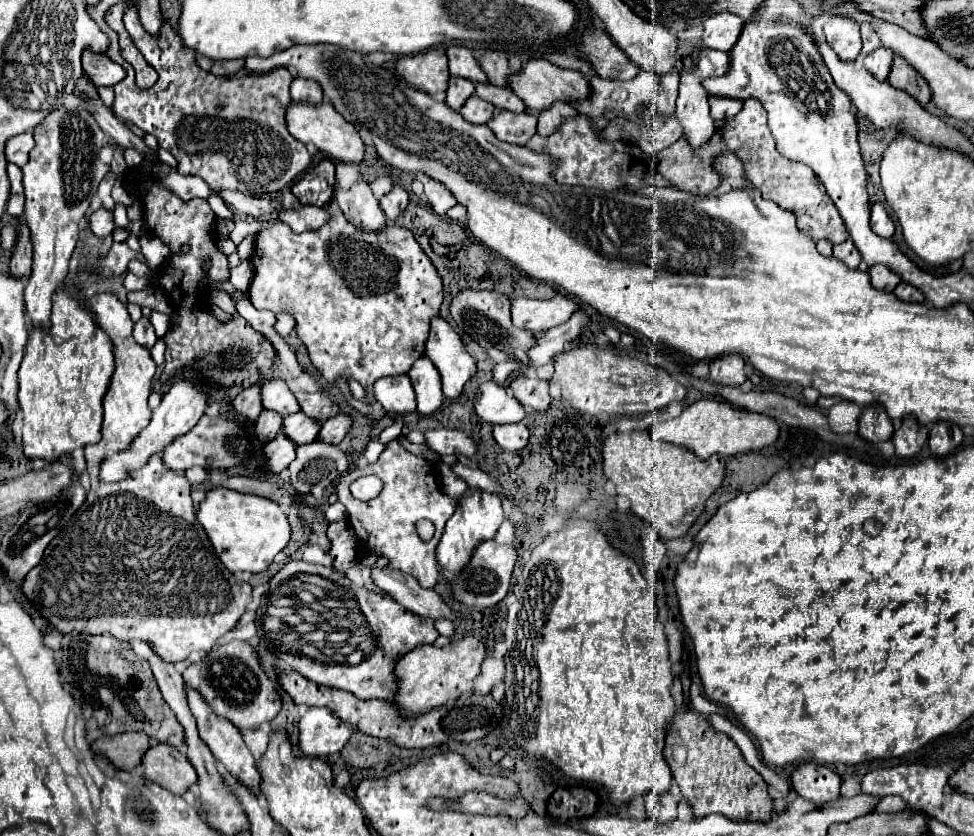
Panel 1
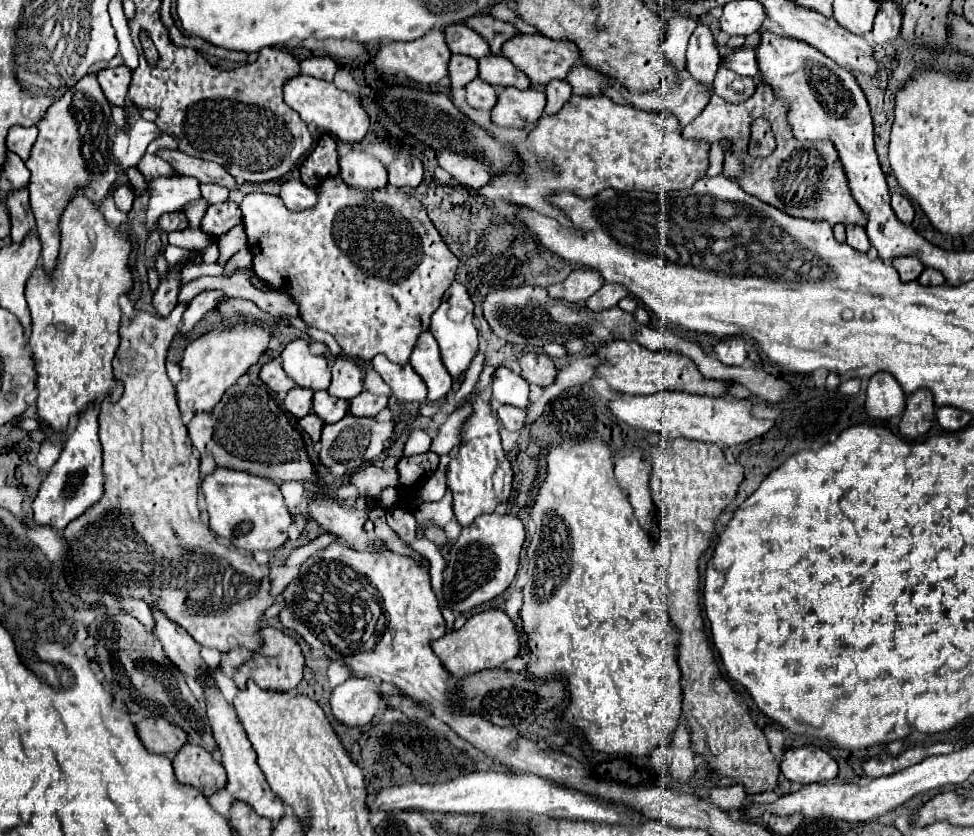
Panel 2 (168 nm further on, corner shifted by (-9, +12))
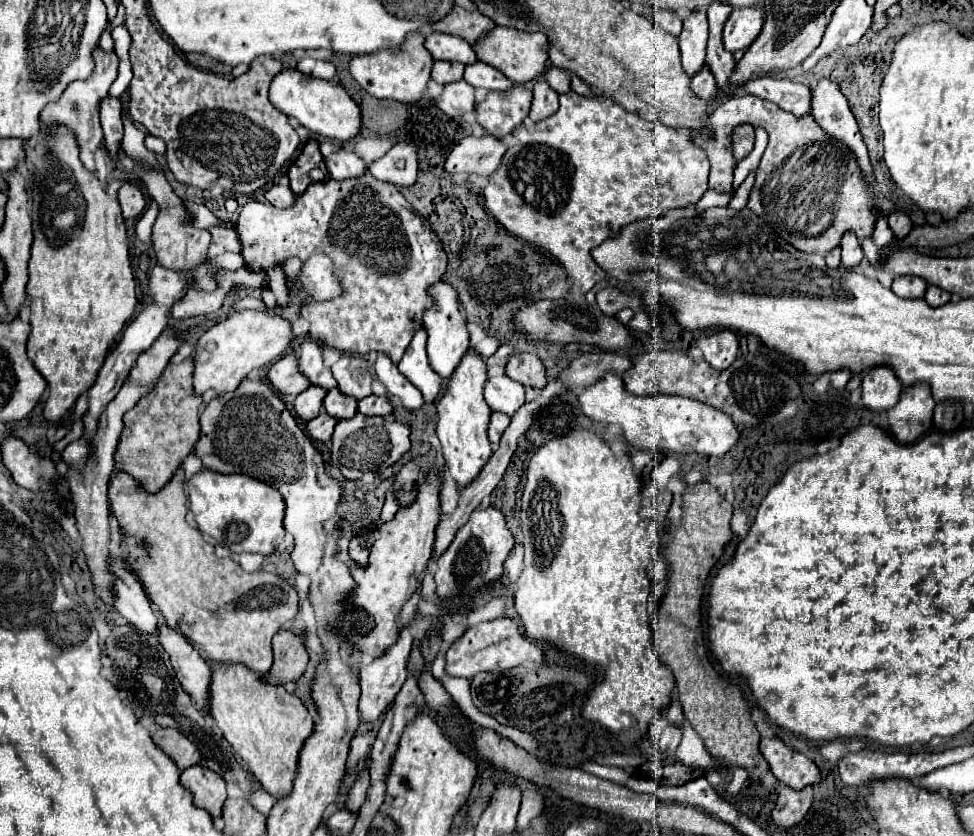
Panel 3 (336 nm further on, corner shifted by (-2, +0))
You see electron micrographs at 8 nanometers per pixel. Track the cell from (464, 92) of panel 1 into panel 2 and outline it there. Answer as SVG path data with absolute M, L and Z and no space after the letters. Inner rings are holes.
M454 54L450 58L450 80L454 88L464 88L466 84L470 84L476 76L478 76L478 62L470 56L458 56Z

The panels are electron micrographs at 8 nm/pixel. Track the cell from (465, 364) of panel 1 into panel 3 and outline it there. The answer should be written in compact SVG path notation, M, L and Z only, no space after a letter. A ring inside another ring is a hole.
M437 282L429 288L431 298L433 298L433 306L429 310L423 312L423 326L429 334L427 340L427 354L429 354L429 364L431 368L441 376L441 378L449 378L453 374L453 370L457 368L461 356L467 352L469 348L469 334L467 334L467 326L465 320L459 312L459 304L457 304L457 292L453 290L453 286L449 286L447 282Z

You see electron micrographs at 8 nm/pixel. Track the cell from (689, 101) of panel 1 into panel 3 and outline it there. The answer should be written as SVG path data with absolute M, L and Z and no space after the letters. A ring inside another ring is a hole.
M697 10L687 14L683 20L683 30L679 34L679 50L683 68L689 76L695 76L705 62L705 46L707 46L707 14L705 10Z

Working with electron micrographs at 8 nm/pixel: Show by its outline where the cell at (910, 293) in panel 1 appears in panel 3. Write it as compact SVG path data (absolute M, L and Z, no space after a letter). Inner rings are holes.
M929 286L927 294L925 294L925 300L927 300L929 306L939 308L939 306L943 306L943 304L947 304L951 300L951 294L941 290L941 288L937 288L937 286Z

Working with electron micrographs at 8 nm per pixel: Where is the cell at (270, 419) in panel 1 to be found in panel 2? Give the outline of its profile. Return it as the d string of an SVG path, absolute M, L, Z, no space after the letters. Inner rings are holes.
M292 388L292 392L288 392L282 400L284 410L294 416L294 418L302 418L310 412L310 404L312 404L312 390L306 388Z

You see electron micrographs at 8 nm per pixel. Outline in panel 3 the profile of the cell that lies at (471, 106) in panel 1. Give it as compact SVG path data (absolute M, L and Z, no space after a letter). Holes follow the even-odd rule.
M465 80L445 84L441 96L435 98L433 104L451 118L459 118L459 116L463 116L467 112L473 112L475 110L473 86L469 86Z

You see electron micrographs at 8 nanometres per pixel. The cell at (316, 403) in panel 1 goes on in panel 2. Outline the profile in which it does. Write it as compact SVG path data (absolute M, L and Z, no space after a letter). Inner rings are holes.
M340 356L336 358L330 372L332 372L332 380L328 386L330 396L340 400L352 400L362 392L364 372L356 360L350 360L348 356Z

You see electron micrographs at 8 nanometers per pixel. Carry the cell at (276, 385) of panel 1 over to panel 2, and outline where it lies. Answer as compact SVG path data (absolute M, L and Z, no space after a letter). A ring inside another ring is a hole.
M294 340L282 350L282 368L298 388L312 388L312 392L326 390L330 382L330 370L324 356L314 356L308 350L306 340Z

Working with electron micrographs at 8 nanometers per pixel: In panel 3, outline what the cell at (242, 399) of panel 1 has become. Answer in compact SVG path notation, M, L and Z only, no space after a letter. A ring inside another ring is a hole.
M287 354L277 360L269 370L269 380L279 394L293 398L297 398L305 388L311 386L309 380L305 380L305 376L301 376L297 368L297 354Z

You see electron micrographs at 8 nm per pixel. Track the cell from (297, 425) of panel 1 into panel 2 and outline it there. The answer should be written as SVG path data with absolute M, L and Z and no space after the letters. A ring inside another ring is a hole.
M326 390L316 392L312 396L312 412L316 412L316 416L324 420L324 424L332 424L332 422L338 422L348 412L348 402L332 398Z

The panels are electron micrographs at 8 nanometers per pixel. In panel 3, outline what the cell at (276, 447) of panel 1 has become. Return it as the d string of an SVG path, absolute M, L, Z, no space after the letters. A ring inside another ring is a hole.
M321 412L317 418L309 420L309 424L307 424L307 434L309 434L313 440L327 442L327 440L331 440L333 428L335 428L337 422L339 422L337 418L329 416L327 412Z

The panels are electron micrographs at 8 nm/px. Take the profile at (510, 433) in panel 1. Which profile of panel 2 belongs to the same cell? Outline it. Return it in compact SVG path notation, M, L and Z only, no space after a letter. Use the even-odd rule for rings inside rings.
M500 406L498 418L502 420L502 426L510 432L520 432L526 426L526 410L516 406Z

